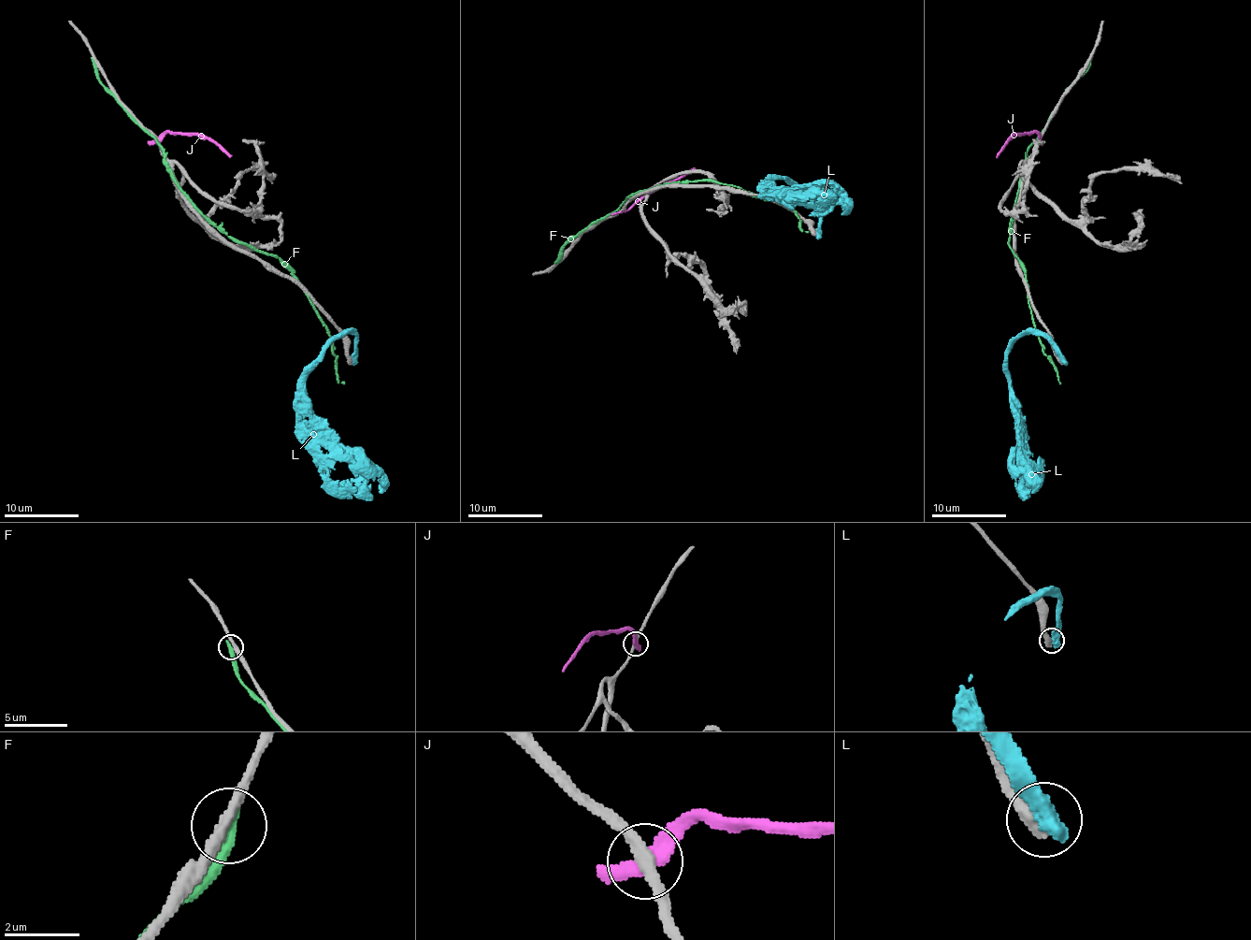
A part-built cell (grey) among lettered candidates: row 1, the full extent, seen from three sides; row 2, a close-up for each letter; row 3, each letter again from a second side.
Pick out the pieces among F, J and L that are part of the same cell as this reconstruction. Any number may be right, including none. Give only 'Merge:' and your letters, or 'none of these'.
Merge: none of these

